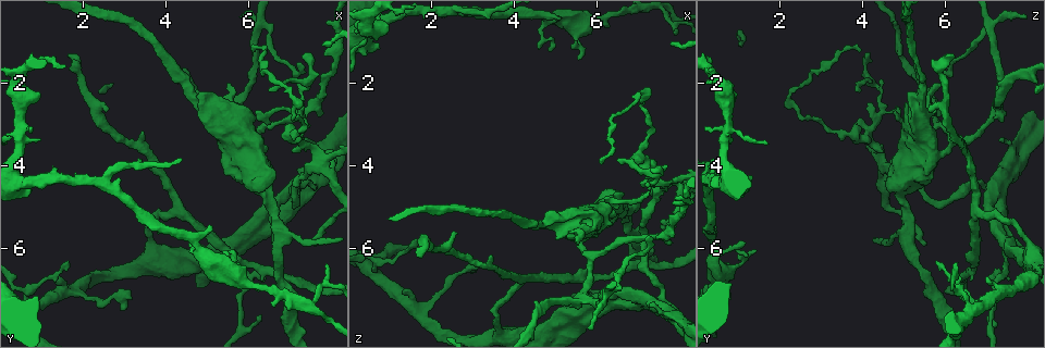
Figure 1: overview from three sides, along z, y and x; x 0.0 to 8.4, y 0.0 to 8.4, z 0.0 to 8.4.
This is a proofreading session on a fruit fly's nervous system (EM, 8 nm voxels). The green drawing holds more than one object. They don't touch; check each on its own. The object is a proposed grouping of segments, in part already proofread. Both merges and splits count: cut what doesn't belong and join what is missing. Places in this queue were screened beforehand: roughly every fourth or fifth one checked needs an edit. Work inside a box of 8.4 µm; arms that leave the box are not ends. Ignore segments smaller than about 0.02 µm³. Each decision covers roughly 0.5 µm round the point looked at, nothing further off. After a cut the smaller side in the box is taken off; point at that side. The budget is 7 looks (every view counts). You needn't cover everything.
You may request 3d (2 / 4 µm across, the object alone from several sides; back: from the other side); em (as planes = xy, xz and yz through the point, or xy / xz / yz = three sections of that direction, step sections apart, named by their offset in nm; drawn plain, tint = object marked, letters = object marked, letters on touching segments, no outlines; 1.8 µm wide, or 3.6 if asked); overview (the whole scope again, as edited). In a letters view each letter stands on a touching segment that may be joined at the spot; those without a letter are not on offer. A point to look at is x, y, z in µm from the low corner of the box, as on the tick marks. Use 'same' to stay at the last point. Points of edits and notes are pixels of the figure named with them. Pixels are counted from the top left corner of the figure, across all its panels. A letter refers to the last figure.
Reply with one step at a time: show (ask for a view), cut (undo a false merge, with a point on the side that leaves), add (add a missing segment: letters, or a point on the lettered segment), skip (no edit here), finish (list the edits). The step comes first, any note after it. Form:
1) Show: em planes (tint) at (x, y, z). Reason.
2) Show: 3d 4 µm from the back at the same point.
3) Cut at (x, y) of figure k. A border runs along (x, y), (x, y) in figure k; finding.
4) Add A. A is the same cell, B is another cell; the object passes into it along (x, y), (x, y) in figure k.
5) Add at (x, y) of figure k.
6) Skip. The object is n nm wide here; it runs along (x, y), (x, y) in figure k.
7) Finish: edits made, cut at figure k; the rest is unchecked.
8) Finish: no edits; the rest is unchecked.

Show: 3d 4 µm at (7.60, 4.00, 4.60). Looks like a crossing.

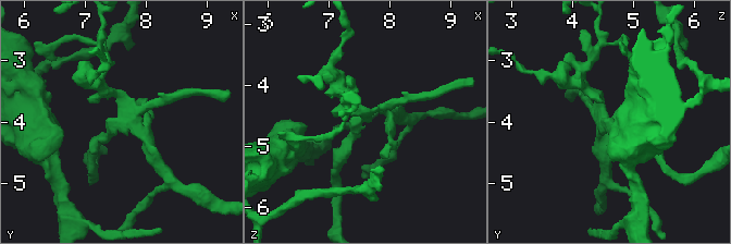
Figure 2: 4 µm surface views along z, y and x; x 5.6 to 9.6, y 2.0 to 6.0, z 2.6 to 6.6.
Show: em xz step 8 (tint) at (7.50, 4.05, 4.50).

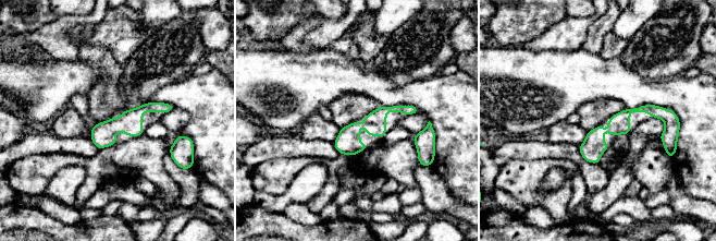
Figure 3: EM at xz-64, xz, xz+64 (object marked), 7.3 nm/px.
Show: em planes (letters) at the same point.

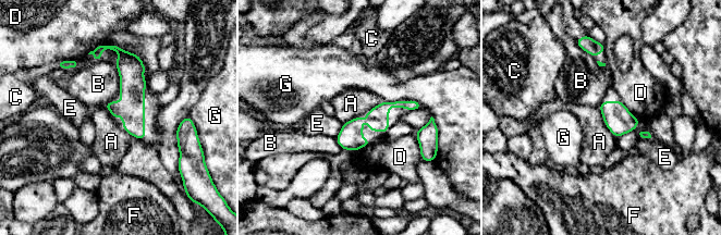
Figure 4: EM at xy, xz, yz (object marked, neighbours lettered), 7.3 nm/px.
Skip. A, B, C, D, E, F and G are other cells; one neuron here.

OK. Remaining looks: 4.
Show: 3d 2 µm at (5.55, 2.75, 7.20). Three arms meet.

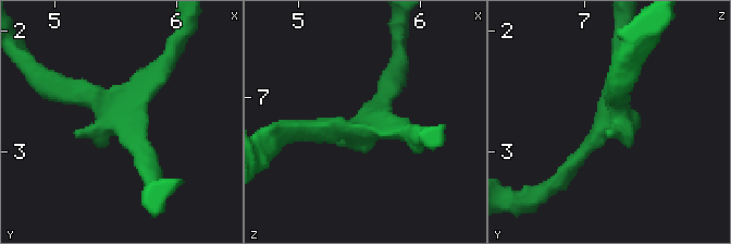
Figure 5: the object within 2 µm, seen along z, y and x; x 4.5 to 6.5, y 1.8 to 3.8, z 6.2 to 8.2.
Show: em xy step 16 (tint) at (5.60, 2.76, 7.18). 3 arms meet here; the arms are 170, 170, 200 nm wide.

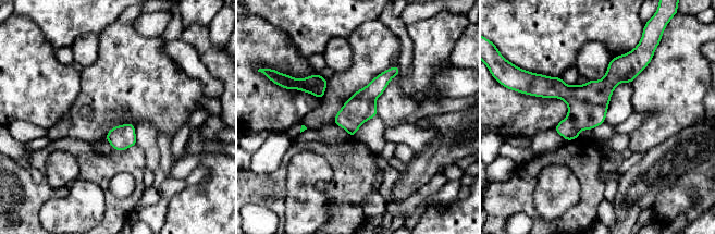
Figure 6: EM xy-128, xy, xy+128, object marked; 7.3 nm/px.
Show: em xy step 16 (letters) at the same point. See the neighbours.

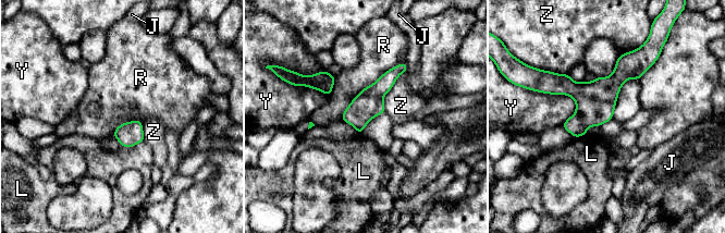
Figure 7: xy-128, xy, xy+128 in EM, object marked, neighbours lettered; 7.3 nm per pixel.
Skip. J, L, R, Y and Z are other cells; a border runs along (405, 61), (367, 85), (340, 120) in figure 7; one neuron here.

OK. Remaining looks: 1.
Finish: no edits; the rest is unchecked.

